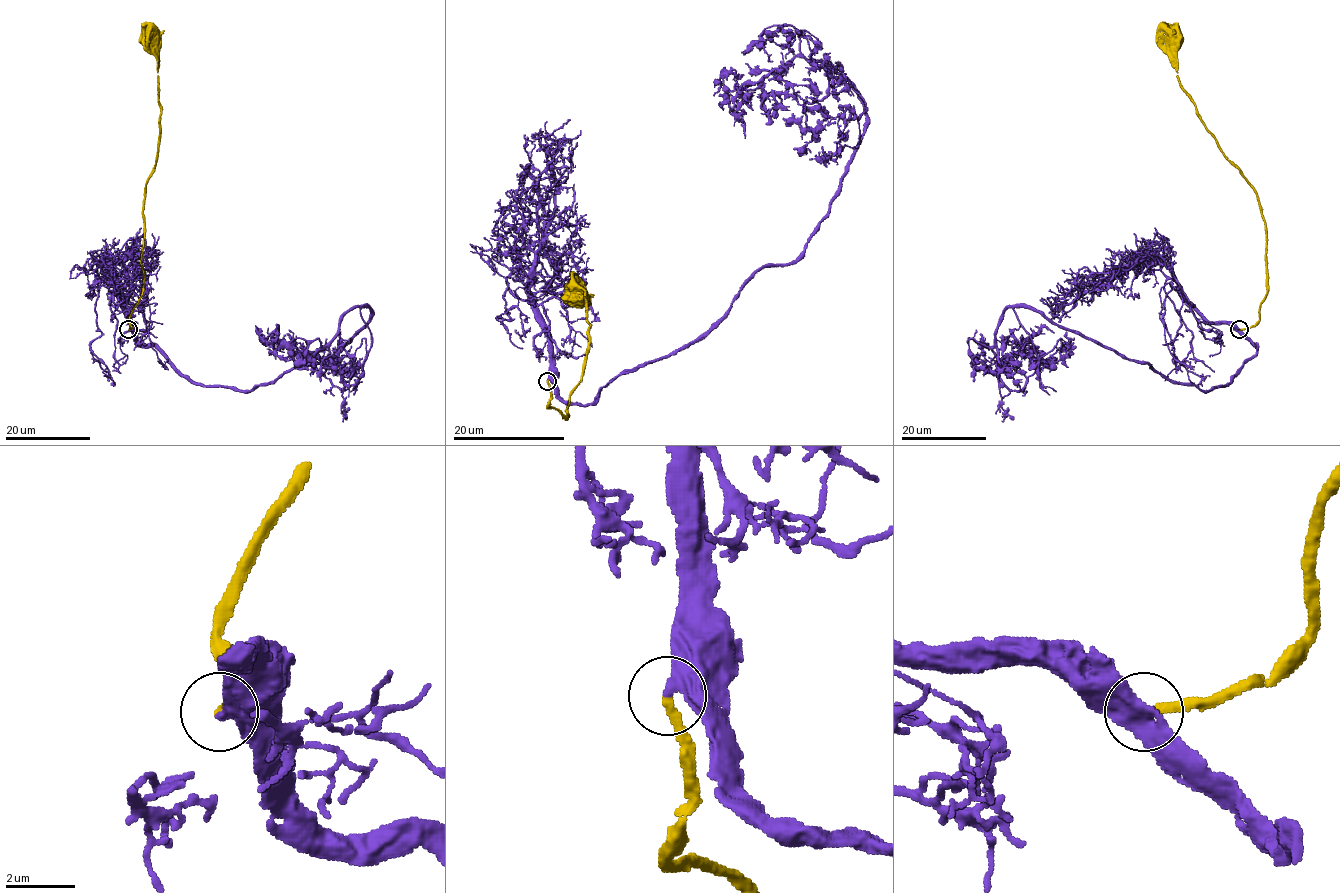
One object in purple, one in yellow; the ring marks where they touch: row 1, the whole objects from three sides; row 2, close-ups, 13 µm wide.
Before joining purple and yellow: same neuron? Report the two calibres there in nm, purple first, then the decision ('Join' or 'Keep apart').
Thickness 480 nm (purple) against 280 nm. Join

